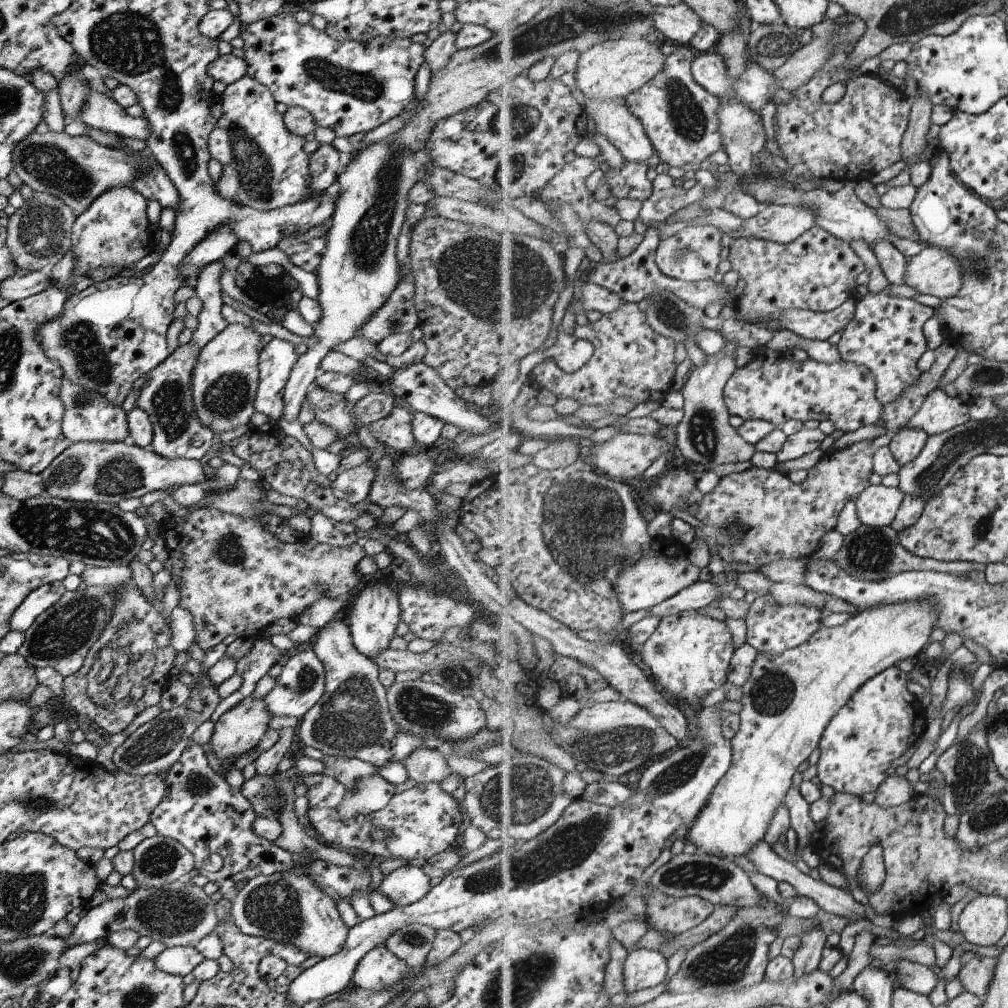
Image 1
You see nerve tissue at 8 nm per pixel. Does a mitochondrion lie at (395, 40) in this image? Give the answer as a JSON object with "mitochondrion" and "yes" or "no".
{"mitochondrion":"no"}

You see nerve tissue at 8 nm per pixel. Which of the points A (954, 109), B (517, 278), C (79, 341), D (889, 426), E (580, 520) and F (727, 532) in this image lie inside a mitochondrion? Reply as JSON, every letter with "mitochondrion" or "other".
{"A":"other","B":"mitochondrion","C":"mitochondrion","D":"other","E":"mitochondrion","F":"mitochondrion"}

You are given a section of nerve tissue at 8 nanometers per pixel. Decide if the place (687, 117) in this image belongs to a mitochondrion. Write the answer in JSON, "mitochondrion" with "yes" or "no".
{"mitochondrion":"yes"}

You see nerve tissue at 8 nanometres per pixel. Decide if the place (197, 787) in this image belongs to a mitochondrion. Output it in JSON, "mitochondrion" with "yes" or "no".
{"mitochondrion":"yes"}

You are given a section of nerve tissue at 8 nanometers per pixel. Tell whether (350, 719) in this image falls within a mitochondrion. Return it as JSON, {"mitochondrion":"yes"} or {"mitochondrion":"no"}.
{"mitochondrion":"yes"}

